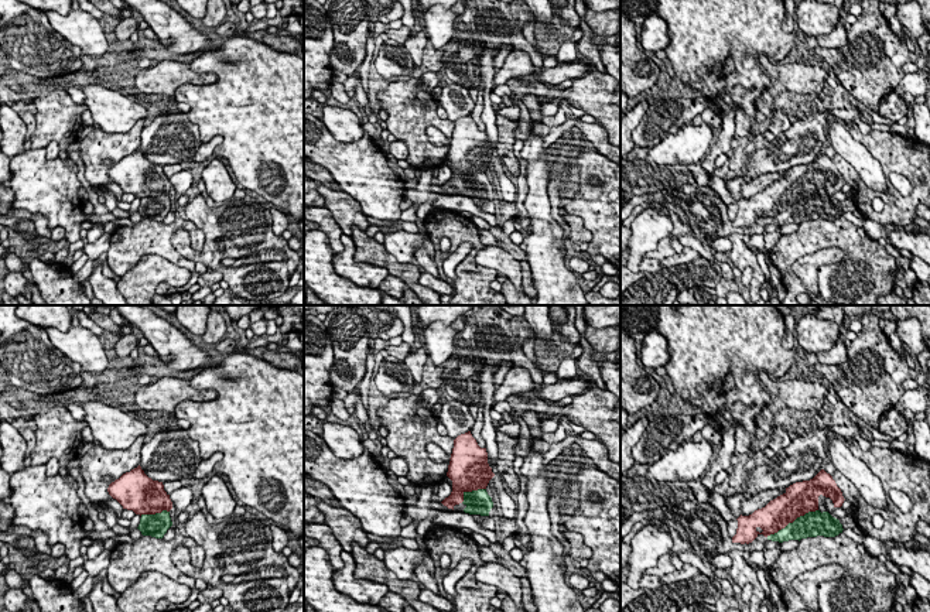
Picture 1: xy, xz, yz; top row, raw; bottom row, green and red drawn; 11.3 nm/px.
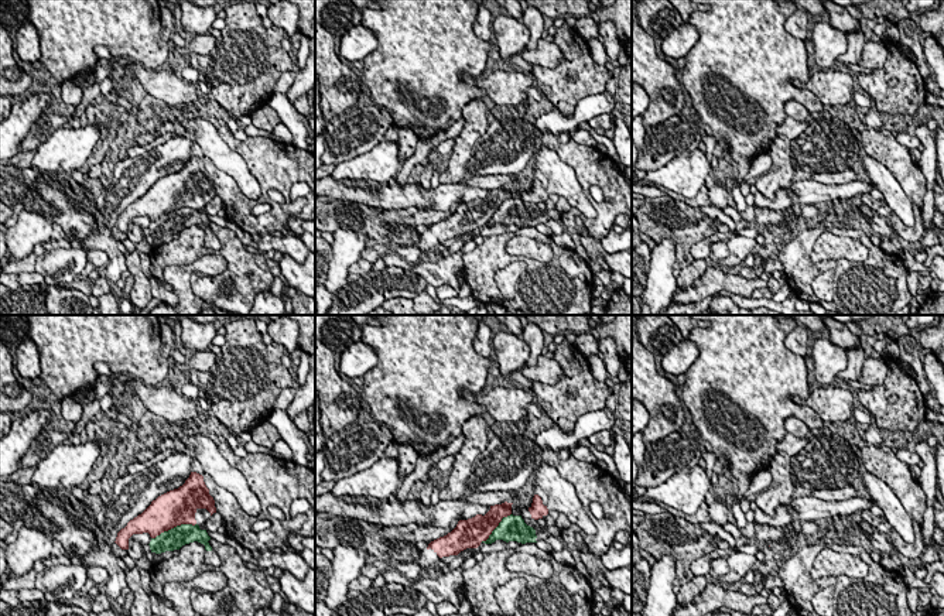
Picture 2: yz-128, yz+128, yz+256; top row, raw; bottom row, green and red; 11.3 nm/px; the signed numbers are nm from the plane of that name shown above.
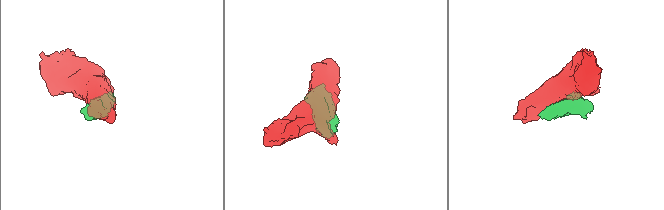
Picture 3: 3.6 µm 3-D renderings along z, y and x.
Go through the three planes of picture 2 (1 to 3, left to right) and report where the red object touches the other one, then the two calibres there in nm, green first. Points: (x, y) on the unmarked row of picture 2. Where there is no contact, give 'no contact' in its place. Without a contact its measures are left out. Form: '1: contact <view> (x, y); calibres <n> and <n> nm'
1: contact yz-128 (174, 211); calibres 240 and 400 nm
2: contact yz+128 (496, 211); calibres 280 and 300 nm
3: no contact

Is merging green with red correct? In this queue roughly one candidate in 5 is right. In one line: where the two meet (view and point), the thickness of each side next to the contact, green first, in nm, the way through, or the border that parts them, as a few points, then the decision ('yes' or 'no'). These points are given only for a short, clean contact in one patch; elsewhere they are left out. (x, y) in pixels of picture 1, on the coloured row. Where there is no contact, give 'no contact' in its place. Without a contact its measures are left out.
meets green in yz at (793, 522); 280 nm thick on the green side, 340 nm on the other; no

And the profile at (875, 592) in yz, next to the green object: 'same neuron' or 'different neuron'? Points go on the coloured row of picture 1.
different neuron

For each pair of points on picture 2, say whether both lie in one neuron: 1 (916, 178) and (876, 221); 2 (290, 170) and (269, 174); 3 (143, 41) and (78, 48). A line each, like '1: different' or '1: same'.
1: different
2: same
3: same

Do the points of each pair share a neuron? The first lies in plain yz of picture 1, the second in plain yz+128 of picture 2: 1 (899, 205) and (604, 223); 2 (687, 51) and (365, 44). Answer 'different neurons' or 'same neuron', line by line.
1: same neuron
2: different neurons

